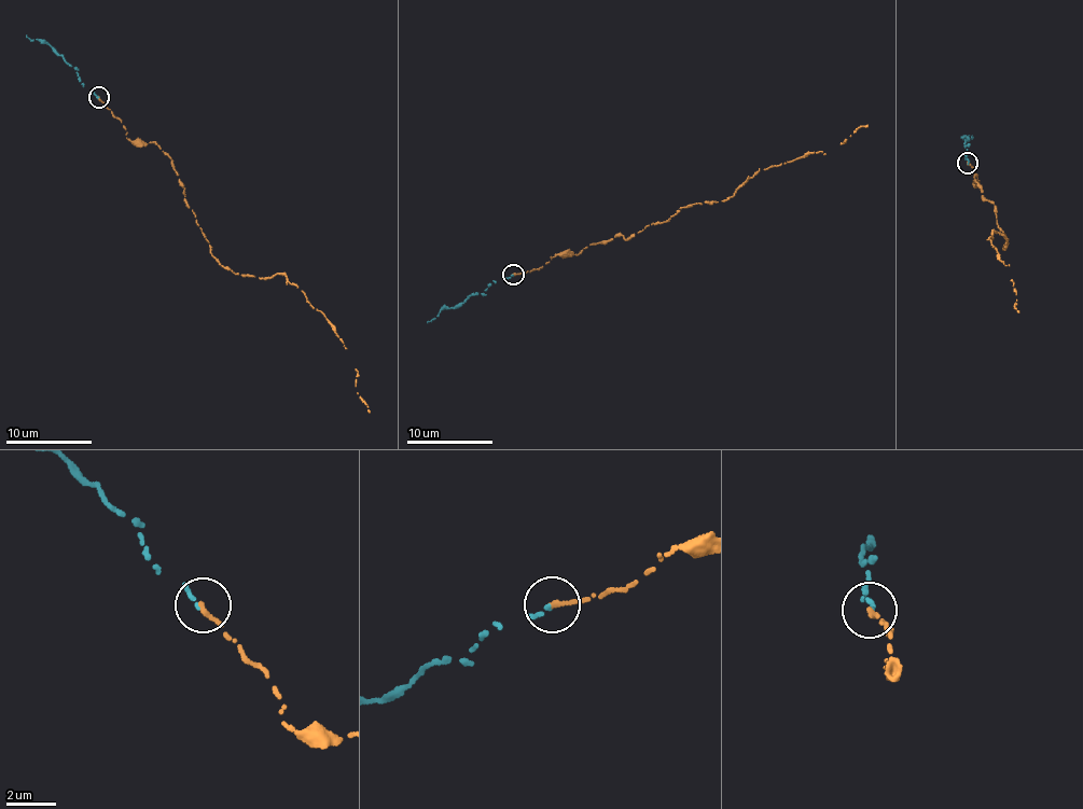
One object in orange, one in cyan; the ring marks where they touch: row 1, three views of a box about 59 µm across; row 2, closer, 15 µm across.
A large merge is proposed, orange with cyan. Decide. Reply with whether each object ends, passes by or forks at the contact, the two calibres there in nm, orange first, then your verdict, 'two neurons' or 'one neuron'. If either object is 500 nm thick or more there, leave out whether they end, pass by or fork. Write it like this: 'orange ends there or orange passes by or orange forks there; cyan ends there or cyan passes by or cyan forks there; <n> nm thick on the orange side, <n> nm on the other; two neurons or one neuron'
orange ends there; cyan ends there; 240 nm thick on the orange side, 150 nm on the other; one neuron

